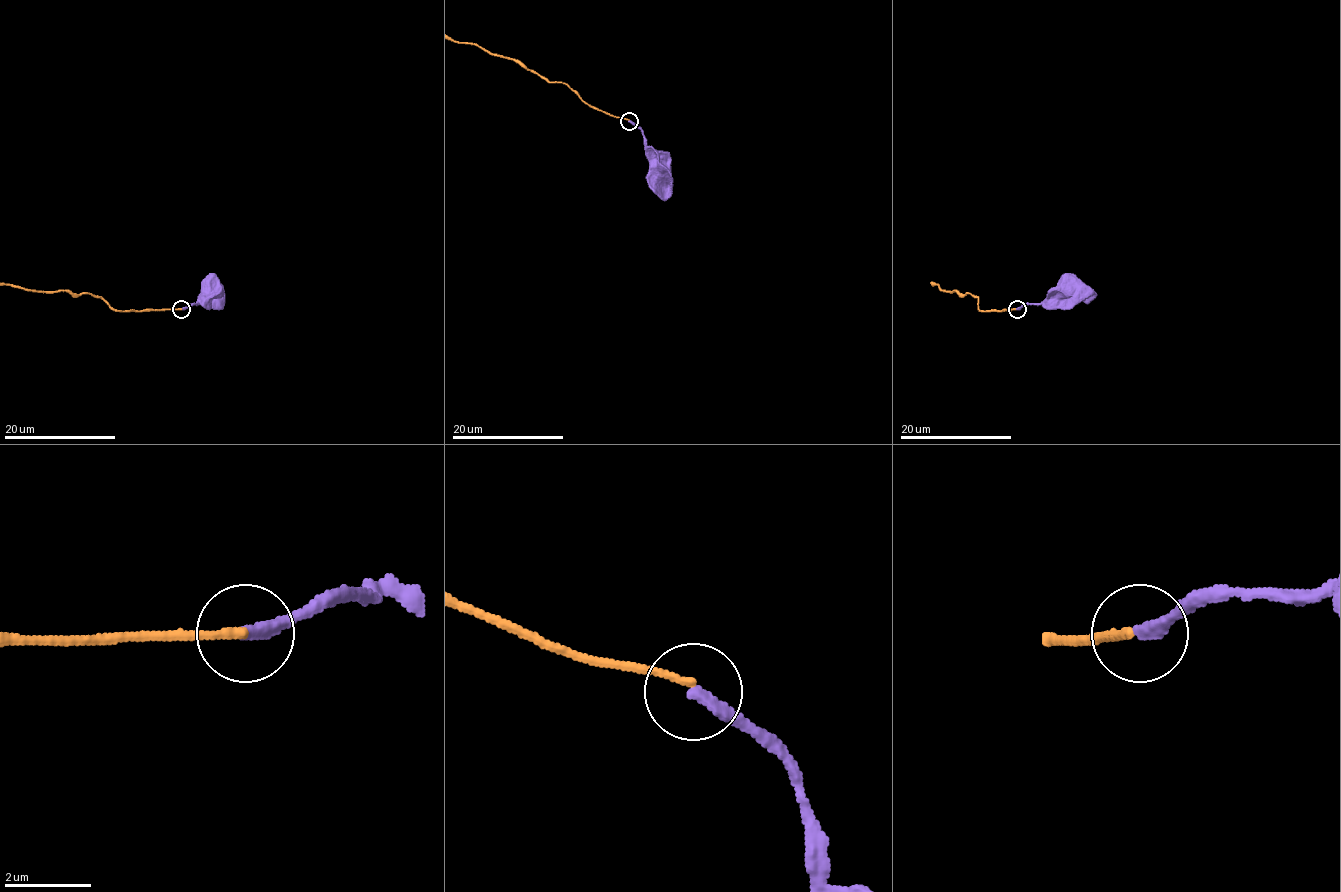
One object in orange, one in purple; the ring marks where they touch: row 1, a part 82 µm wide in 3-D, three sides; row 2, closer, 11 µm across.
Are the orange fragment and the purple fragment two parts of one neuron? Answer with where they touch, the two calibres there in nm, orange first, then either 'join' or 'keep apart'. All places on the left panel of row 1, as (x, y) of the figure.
(181, 309) | 170/320 nm | keep apart

